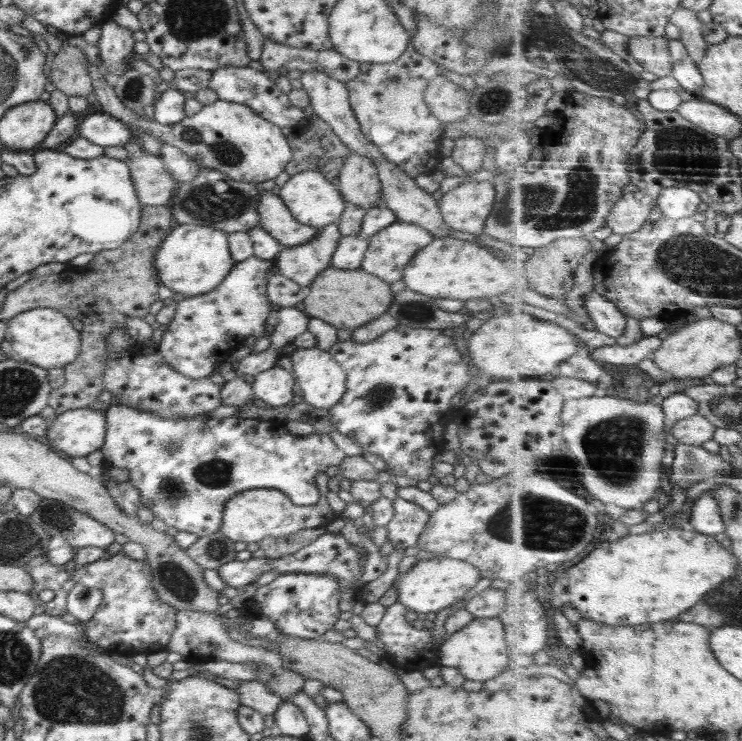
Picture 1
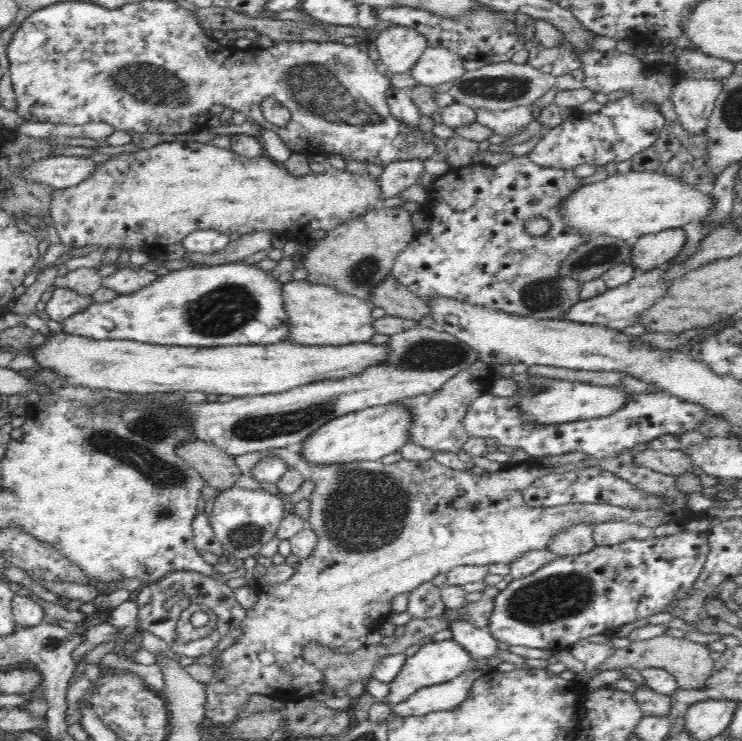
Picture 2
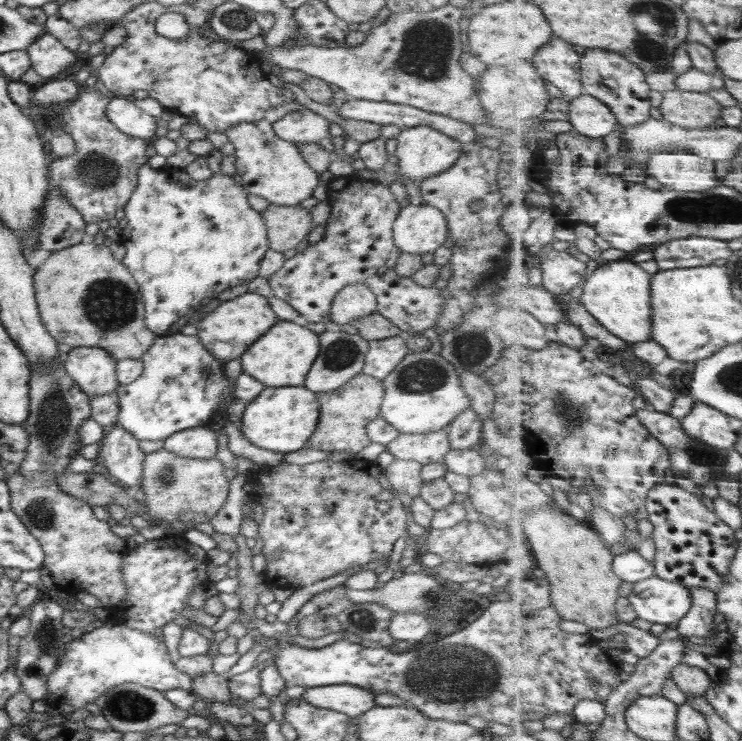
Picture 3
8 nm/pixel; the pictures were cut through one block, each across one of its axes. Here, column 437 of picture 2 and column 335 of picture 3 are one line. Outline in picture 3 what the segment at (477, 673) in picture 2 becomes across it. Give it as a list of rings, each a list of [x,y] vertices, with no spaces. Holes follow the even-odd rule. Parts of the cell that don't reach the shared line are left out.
[[[336,684],[307,688],[302,699],[311,706],[359,718],[375,708],[375,697],[356,685]]]

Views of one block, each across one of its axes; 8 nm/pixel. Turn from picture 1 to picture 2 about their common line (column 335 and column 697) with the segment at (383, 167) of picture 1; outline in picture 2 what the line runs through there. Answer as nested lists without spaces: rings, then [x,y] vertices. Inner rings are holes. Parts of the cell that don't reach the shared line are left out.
[[[681,77],[672,87],[670,100],[684,131],[695,135],[706,130],[722,88],[722,79],[686,77]]]

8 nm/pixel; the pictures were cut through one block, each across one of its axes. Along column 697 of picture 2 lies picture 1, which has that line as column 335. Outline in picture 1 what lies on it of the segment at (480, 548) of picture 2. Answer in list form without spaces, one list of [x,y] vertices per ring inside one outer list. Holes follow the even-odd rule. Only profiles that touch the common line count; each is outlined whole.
[[[318,473],[316,486],[320,492],[320,500],[312,506],[296,506],[286,494],[277,489],[244,490],[234,494],[224,506],[224,516],[220,531],[232,542],[260,542],[264,538],[288,538],[300,530],[327,526],[339,517],[328,505],[326,496],[329,492],[326,473]]]

